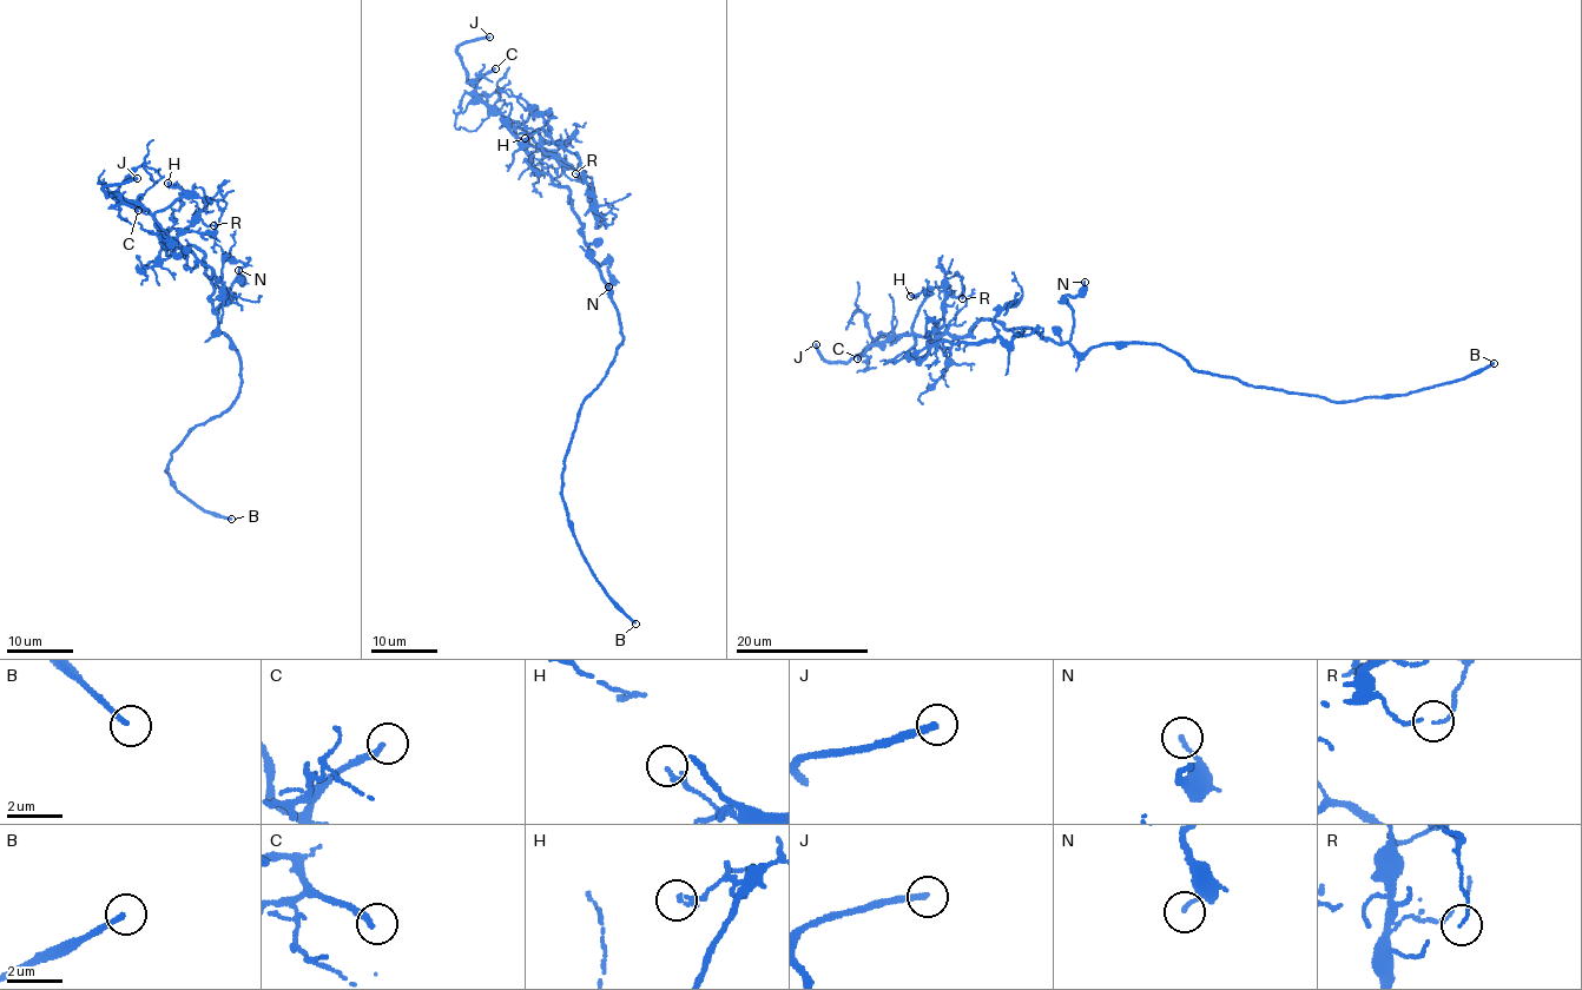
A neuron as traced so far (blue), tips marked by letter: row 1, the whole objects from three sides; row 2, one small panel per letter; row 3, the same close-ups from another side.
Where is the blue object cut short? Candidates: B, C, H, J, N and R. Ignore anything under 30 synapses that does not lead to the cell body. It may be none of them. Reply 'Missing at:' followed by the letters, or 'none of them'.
Missing at: B, C, J

